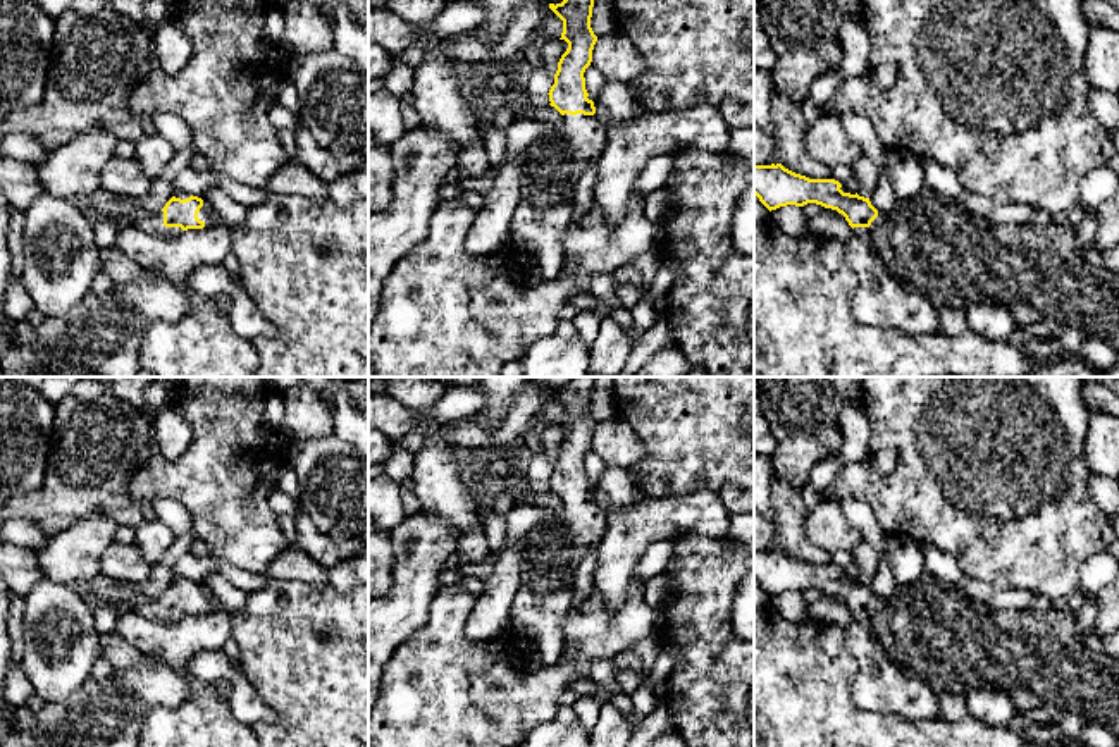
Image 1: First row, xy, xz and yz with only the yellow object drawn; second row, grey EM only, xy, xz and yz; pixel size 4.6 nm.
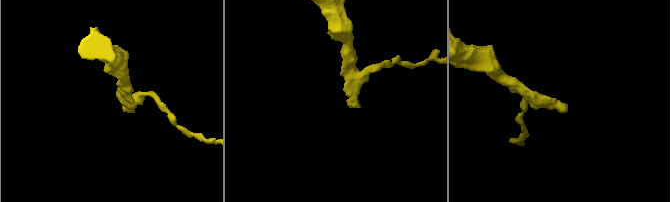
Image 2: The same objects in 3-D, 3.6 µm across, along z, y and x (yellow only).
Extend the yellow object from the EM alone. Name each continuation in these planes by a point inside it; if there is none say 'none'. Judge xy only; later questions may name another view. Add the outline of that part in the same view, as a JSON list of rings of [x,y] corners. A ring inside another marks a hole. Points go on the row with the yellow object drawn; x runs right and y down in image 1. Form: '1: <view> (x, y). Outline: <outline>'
1: xy (135, 216). Outline: [[[129,203],[127,210],[124,212],[126,224],[151,234],[160,234],[165,238],[176,238],[182,232],[181,227],[165,227],[164,225],[164,212],[150,212],[138,203]]]

